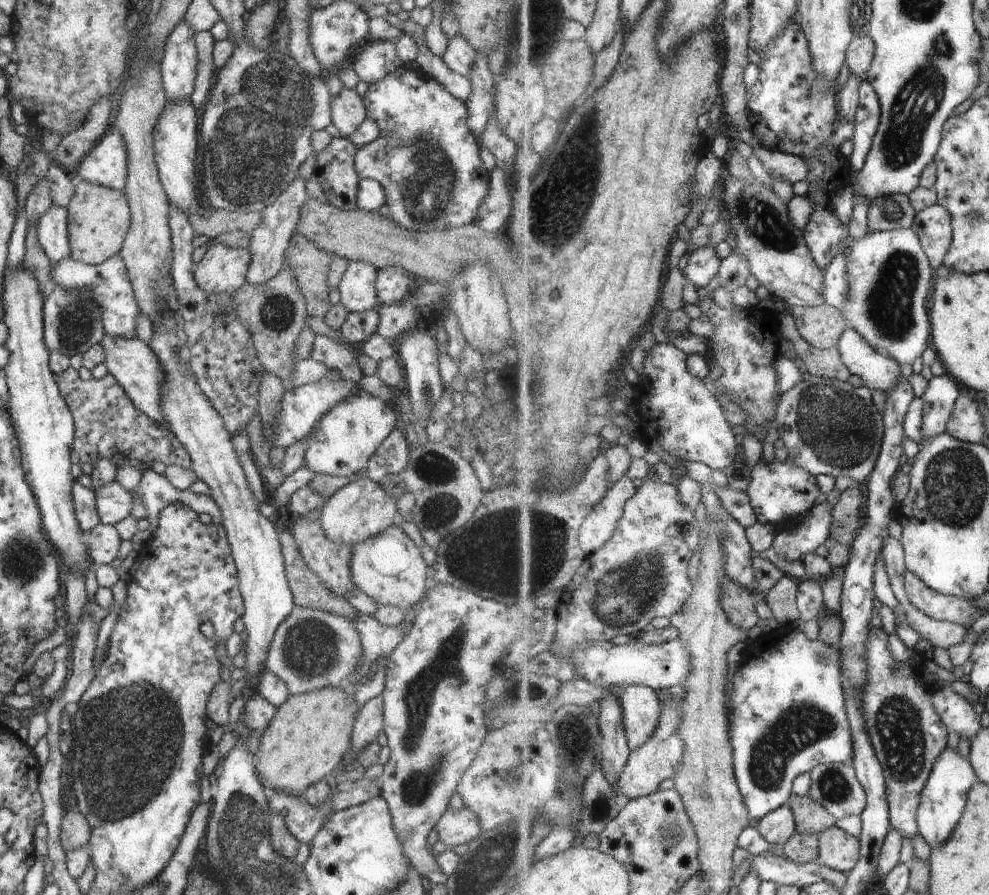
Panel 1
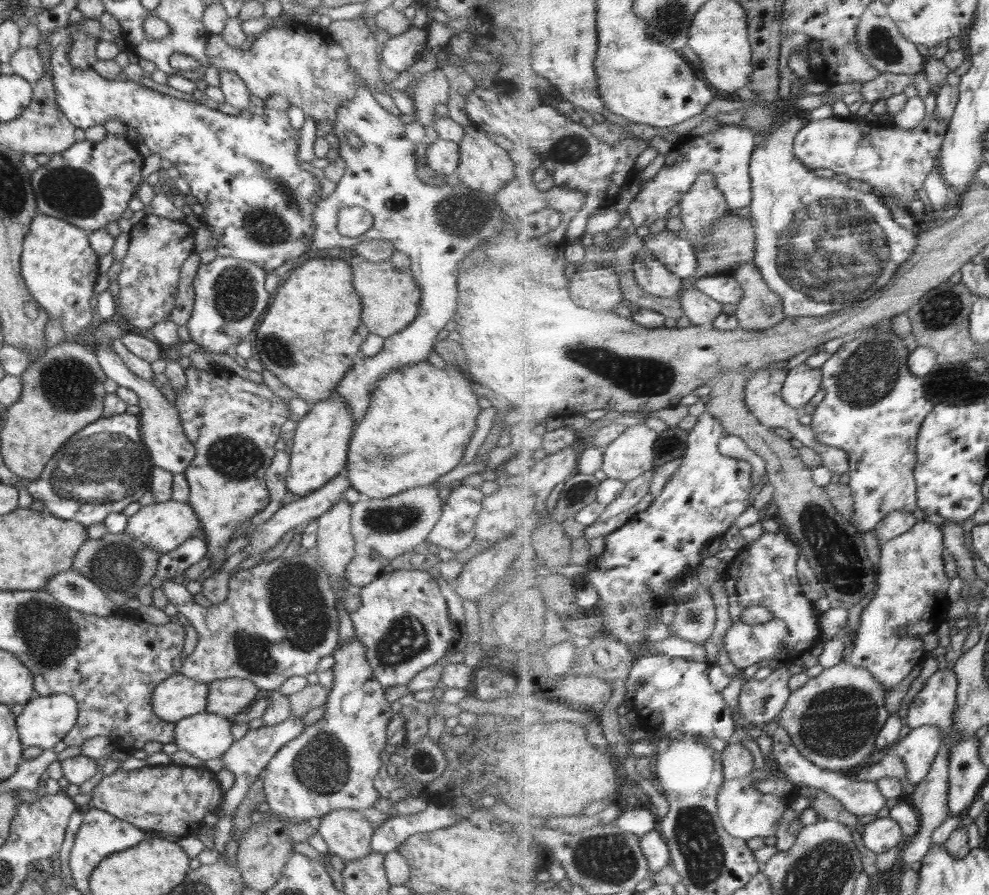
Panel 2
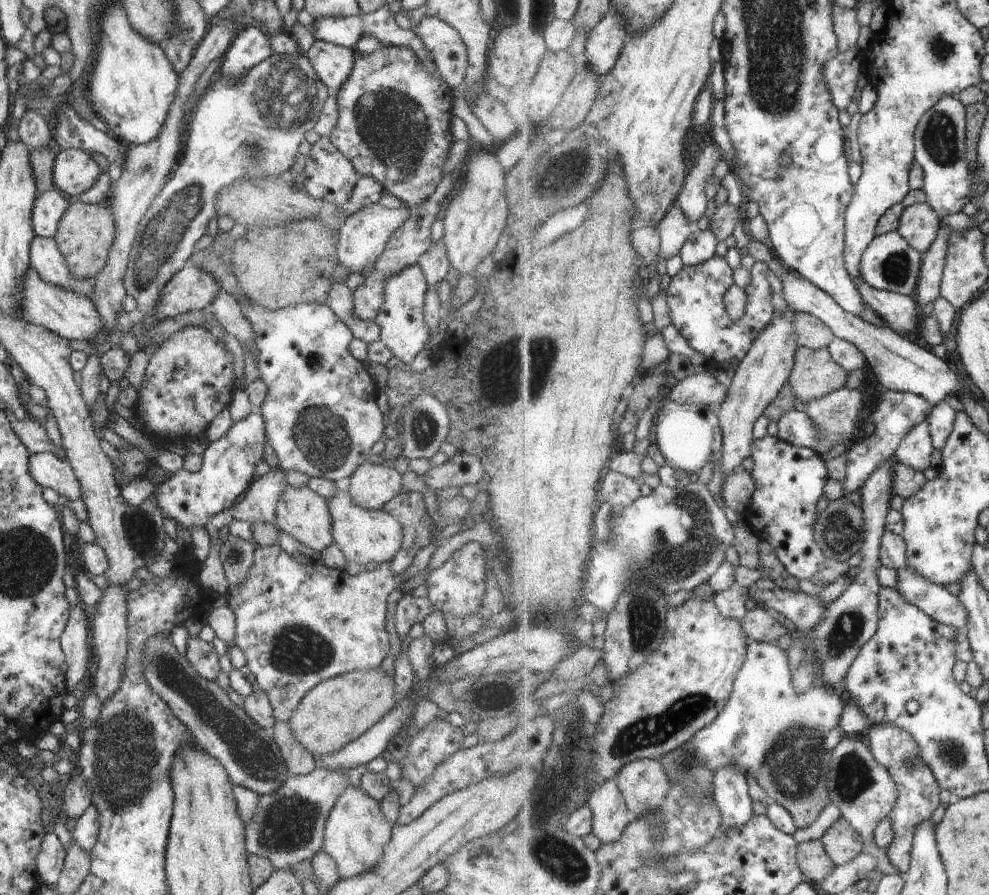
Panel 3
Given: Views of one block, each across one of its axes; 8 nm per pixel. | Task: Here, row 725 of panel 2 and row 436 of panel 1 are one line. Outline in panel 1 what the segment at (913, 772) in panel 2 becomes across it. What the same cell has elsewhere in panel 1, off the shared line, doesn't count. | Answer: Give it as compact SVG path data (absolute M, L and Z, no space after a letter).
M949 375L934 377L922 396L924 400L924 436L936 438L948 431L957 402L962 396L963 385L956 384Z

